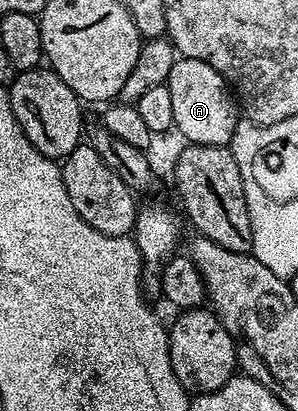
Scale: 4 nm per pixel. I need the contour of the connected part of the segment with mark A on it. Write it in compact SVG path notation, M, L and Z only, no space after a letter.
M176 58L166 84L173 97L174 130L180 131L188 144L218 147L230 144L235 127L241 121L241 111L231 88L213 65L196 59Z

